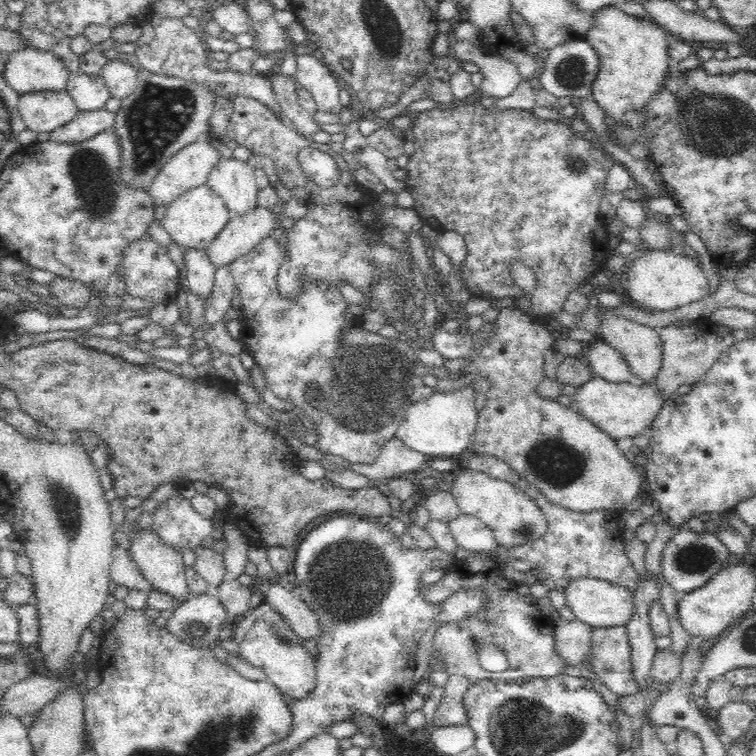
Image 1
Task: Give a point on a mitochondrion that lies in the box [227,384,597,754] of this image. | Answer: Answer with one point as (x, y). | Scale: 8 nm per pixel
(354, 580)

